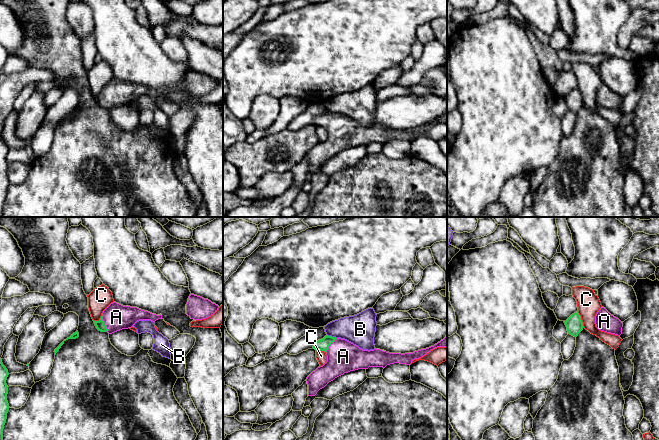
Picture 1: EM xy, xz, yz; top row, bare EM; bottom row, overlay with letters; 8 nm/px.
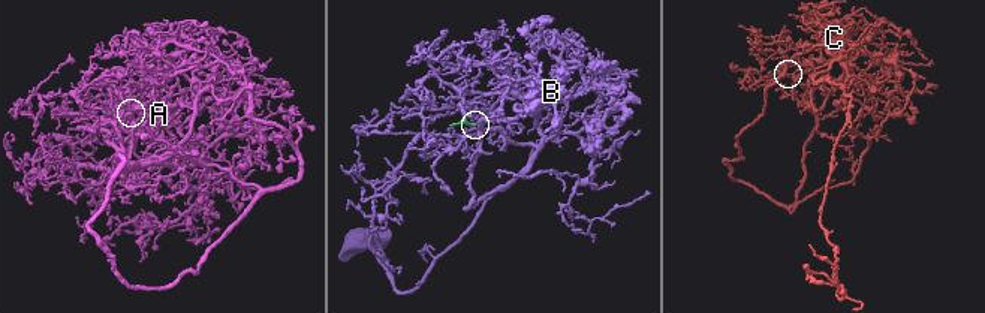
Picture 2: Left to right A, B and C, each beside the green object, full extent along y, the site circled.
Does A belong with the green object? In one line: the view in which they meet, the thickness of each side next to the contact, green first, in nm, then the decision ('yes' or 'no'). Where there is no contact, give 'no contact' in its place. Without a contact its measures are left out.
xy | 70/220 nm | yes

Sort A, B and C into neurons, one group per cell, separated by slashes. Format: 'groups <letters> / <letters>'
groups A / B / C

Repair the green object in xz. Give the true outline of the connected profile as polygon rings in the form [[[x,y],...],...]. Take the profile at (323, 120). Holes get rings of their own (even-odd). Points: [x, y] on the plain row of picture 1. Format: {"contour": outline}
{"contour": [[[327,111],[313,122],[316,127],[326,129],[327,138],[307,153],[308,172],[315,172],[320,165],[344,149],[369,143],[385,144],[394,139],[411,141],[414,135],[423,133],[437,123],[447,123],[447,111],[434,122],[405,130],[389,129],[380,125],[362,126],[345,115]]]}

